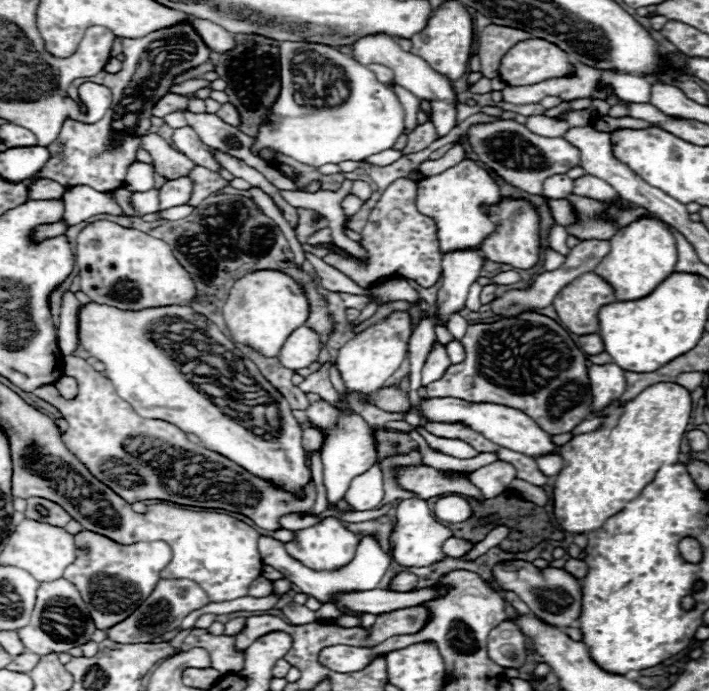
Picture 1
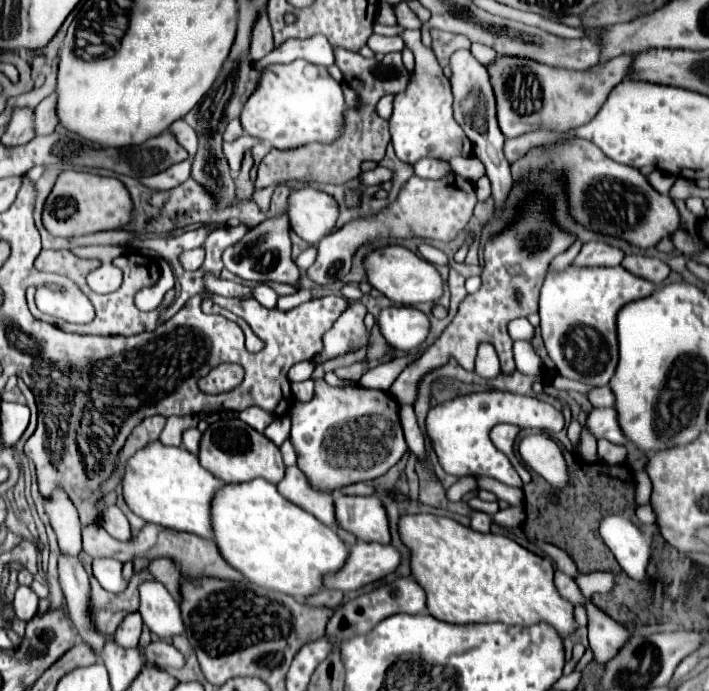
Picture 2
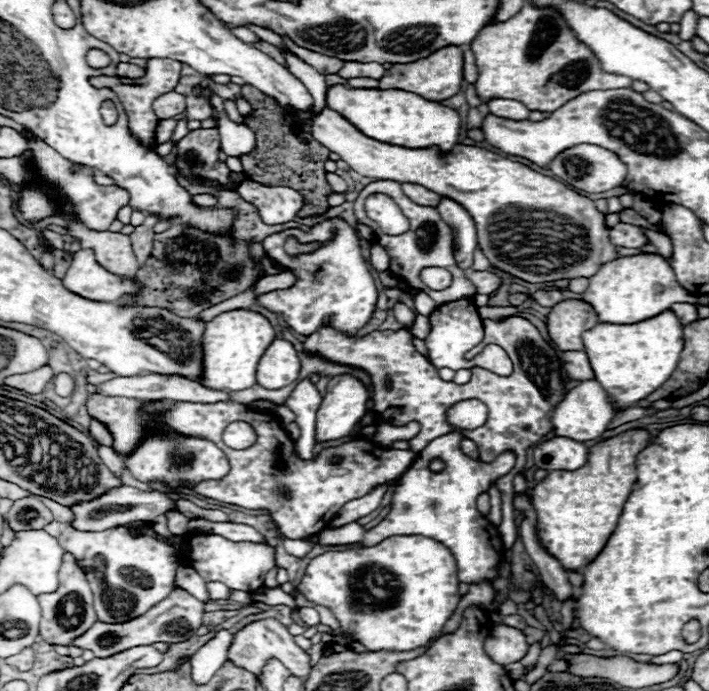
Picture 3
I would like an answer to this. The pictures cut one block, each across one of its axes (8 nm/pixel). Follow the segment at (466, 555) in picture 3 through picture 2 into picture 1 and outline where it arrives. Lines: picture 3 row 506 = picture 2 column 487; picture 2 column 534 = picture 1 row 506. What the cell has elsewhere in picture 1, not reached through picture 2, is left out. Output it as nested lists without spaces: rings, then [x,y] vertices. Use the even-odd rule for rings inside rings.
[[[422,498],[402,500],[396,508],[396,528],[390,536],[392,556],[400,566],[430,566],[446,558],[442,544],[452,536],[452,530],[440,524]]]

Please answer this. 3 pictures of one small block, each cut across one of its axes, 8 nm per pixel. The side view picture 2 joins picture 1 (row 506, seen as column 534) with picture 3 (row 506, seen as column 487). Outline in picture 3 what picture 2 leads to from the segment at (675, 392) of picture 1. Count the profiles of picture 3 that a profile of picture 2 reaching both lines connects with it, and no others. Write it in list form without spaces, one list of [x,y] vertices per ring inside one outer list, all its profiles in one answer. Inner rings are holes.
[[[628,430],[590,448],[588,462],[574,472],[550,472],[532,490],[538,514],[538,542],[554,556],[566,572],[578,572],[594,560],[614,532],[622,506],[636,482],[636,456],[650,444],[646,430]]]

